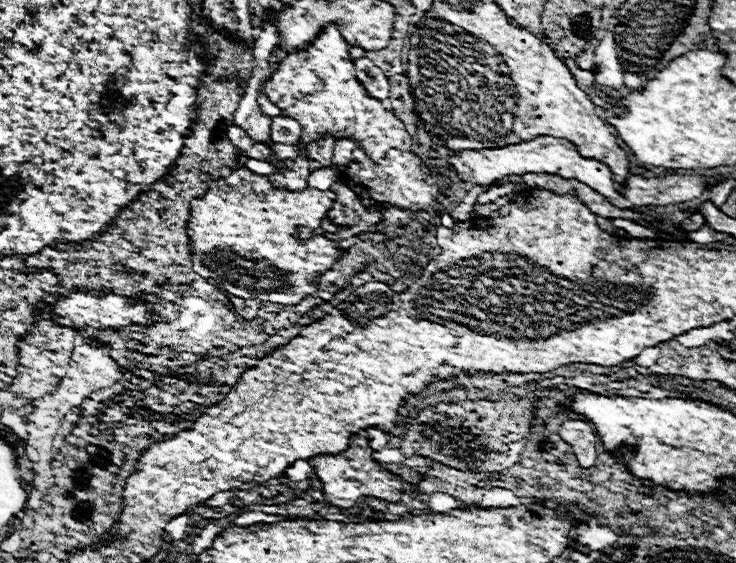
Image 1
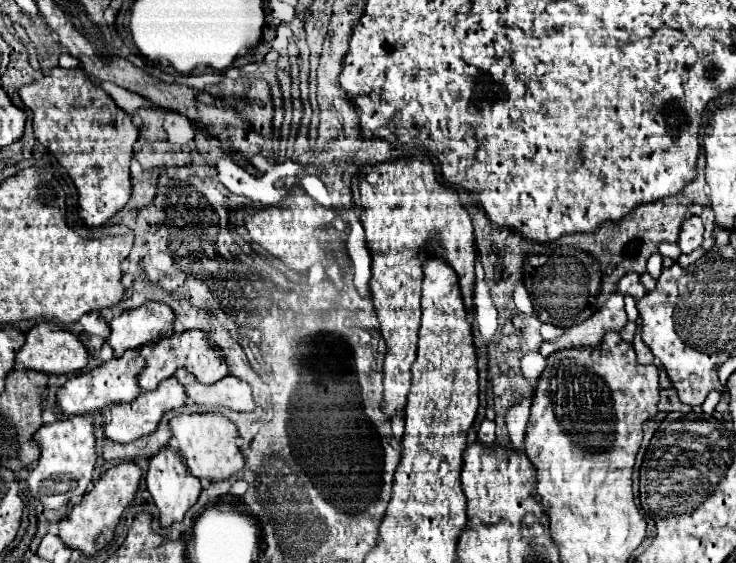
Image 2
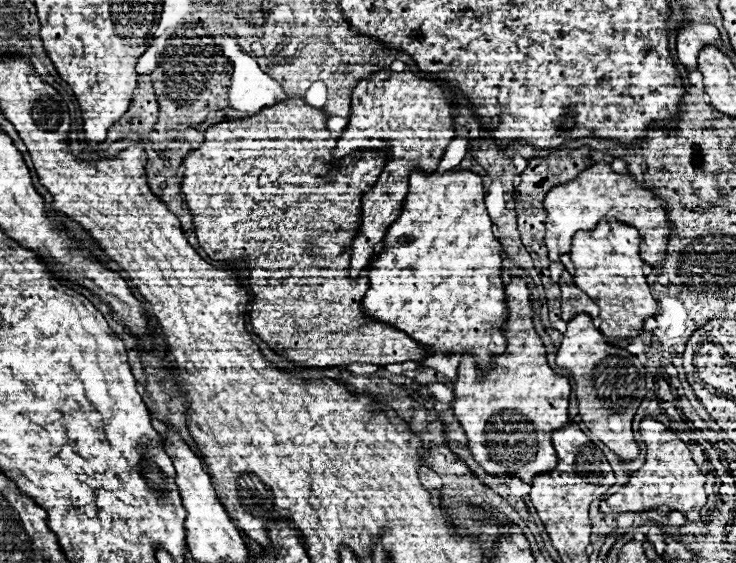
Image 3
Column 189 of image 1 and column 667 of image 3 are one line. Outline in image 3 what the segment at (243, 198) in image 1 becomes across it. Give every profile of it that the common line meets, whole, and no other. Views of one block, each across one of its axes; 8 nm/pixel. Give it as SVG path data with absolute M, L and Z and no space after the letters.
M599 162L580 172L568 184L550 188L544 198L544 208L548 214L546 220L546 246L552 262L560 262L562 254L570 252L572 236L578 230L590 232L602 218L614 218L626 226L634 226L640 232L640 256L650 266L660 268L666 252L666 240L672 234L672 228L666 220L662 202L652 196L650 190L642 188L628 174L616 174L609 164Z

